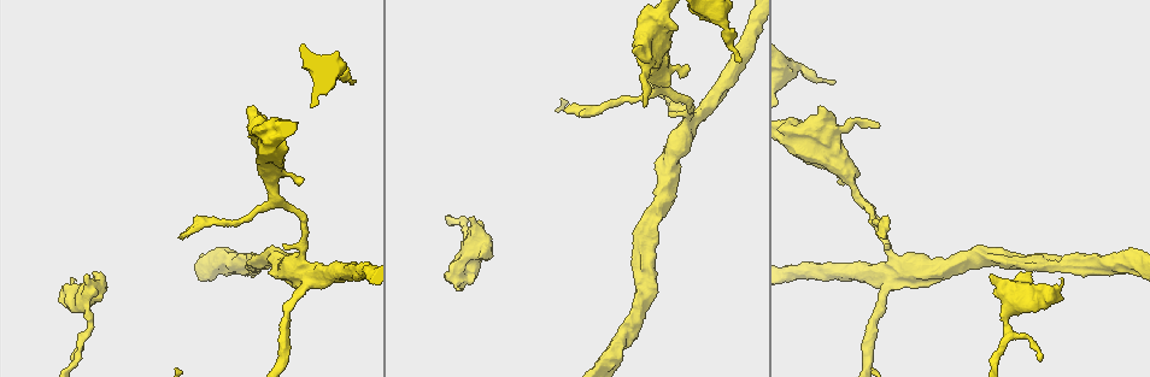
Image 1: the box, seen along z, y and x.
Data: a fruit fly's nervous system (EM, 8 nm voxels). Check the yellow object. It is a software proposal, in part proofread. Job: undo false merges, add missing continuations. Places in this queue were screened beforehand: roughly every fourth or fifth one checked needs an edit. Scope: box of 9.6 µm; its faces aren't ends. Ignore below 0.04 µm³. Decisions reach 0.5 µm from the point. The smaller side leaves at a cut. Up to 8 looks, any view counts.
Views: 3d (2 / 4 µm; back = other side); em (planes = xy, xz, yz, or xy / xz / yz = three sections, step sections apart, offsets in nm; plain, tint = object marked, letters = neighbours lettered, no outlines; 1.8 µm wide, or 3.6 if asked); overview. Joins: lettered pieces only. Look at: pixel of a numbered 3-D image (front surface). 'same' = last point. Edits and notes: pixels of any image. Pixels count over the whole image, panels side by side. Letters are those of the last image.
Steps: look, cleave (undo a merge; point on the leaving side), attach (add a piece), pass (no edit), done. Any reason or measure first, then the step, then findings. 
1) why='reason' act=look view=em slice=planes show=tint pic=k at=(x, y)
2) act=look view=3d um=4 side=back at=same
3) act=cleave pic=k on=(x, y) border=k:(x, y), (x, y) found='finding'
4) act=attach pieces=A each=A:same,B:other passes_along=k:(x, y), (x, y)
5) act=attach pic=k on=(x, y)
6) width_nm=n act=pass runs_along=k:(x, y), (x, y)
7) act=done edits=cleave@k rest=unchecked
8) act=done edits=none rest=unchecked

why='long arm stops here' act=look view=3d um=2 pic=1 at=(177, 237)

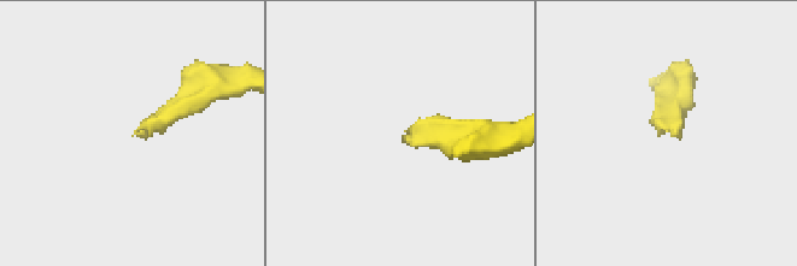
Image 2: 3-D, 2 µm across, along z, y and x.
act=look view=em um=3.6 slice=planes show=letters pic=2 at=(408, 145)

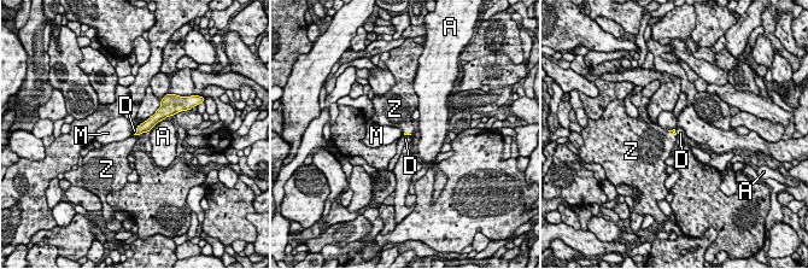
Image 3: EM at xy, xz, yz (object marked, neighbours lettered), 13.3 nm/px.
act=attach pieces=Z each=A:other,D:other,M:other,Z:same found='the neuron continues'

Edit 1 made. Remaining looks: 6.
why='see it whole again' act=look view=overview

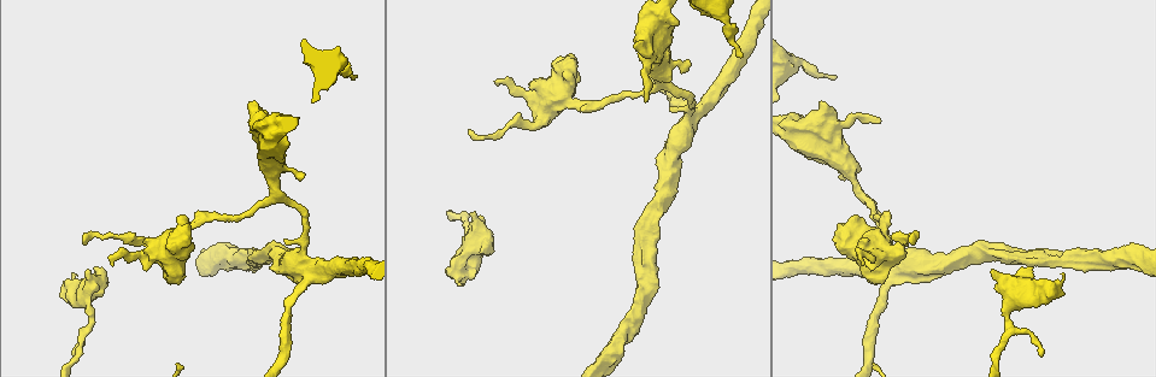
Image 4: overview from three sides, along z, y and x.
why='four arms meet' act=look view=em slice=planes show=tint pic=4 at=(686, 115)

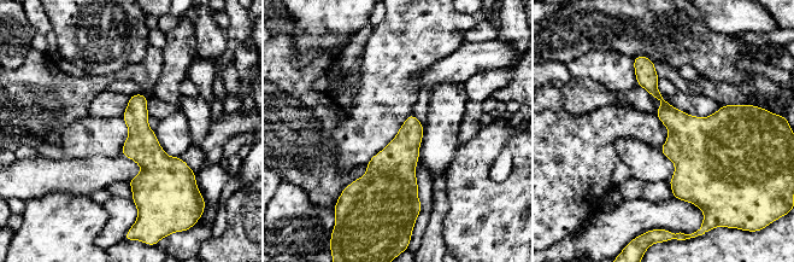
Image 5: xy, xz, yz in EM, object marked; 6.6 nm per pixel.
act=look view=em slice=planes show=letters at=same

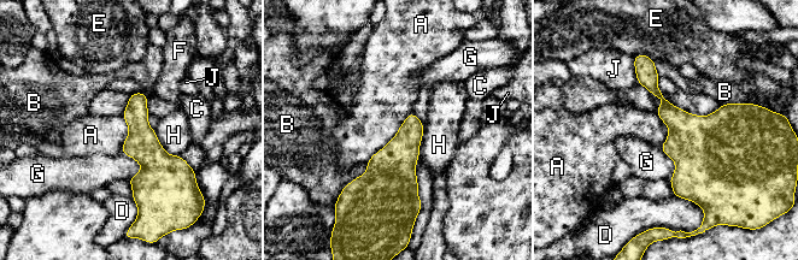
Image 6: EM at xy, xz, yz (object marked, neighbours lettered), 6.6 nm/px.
width_nm=220 act=pass each=A:other,B:other,C:other,D:other,E:other,F:other,G:other,H:other,J:other runs_along=6:(136, 95), (147, 151), (141, 200) found='continuous, no second neuron'

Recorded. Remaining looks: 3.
why='an open end' act=look view=3d um=4 pic=4 at=(357, 76)

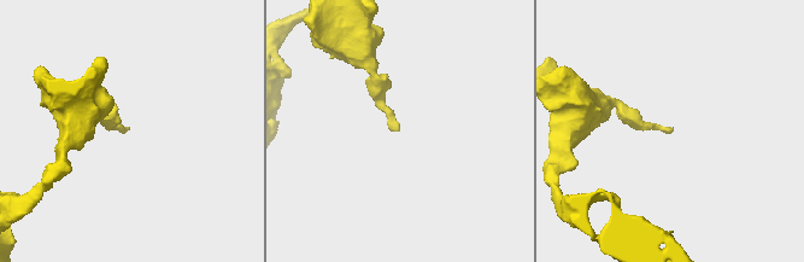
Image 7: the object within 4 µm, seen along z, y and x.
act=look view=em slice=planes show=letters pic=7 at=(397, 131)

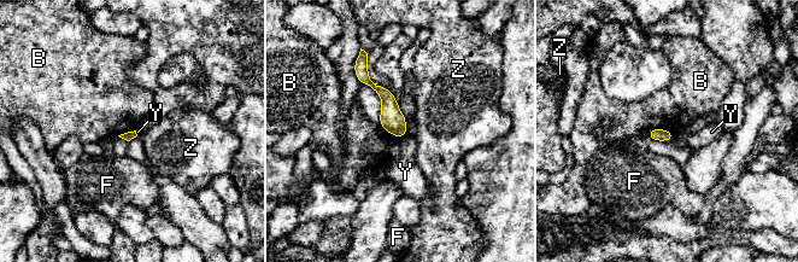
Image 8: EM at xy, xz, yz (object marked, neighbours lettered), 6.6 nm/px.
longest_contact=B:170nm act=pass each=B:other,F:other,Y:other,Z:other border=8:(649, 129), (664, 128), (673, 133) found='none of them fits'

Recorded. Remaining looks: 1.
act=done edits=attach@3 rest=unchecked

